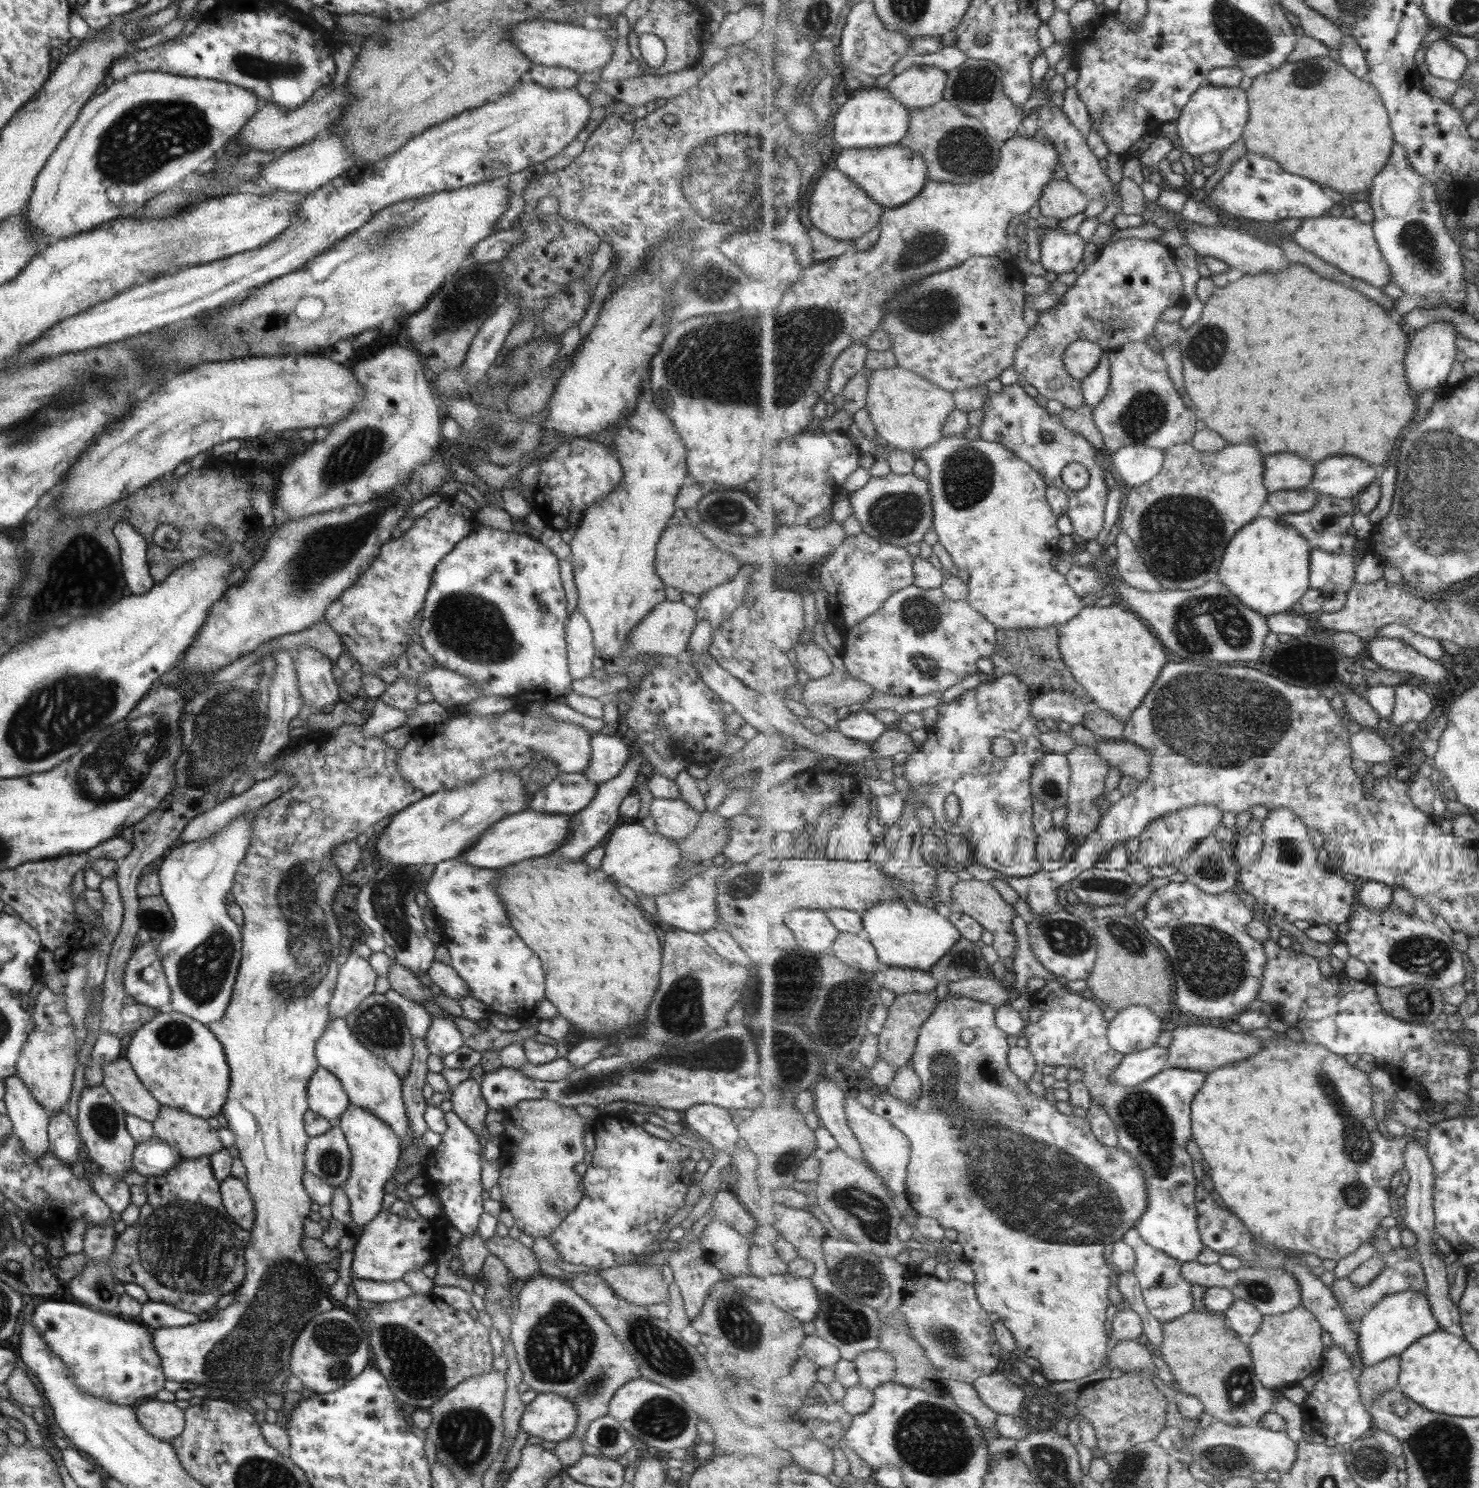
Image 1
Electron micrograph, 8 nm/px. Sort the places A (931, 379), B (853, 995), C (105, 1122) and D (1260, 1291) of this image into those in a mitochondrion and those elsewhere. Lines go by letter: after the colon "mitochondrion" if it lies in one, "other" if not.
A: other
B: mitochondrion
C: mitochondrion
D: mitochondrion

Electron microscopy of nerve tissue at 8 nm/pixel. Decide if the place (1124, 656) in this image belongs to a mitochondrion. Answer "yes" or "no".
no

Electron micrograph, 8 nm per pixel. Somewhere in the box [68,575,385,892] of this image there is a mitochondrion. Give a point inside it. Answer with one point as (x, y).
(96, 780)

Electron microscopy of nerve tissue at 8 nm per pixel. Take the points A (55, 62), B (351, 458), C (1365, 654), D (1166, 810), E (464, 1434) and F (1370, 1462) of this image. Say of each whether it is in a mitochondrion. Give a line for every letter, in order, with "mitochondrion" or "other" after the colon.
A: other
B: mitochondrion
C: other
D: other
E: mitochondrion
F: mitochondrion

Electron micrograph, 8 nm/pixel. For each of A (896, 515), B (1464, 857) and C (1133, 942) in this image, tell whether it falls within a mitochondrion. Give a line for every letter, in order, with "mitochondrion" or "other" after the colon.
A: mitochondrion
B: other
C: mitochondrion

